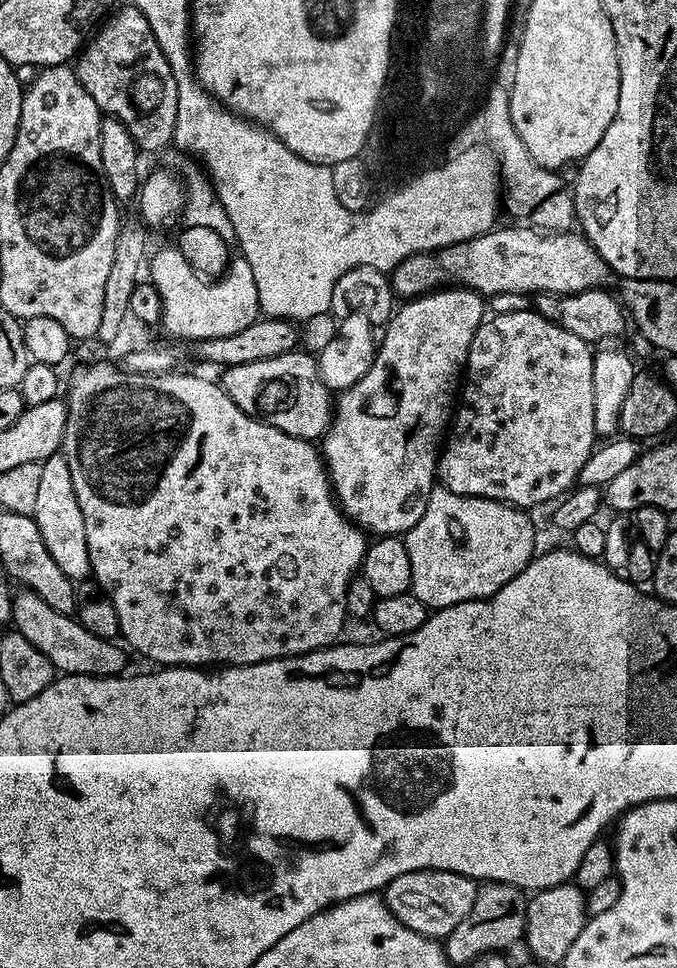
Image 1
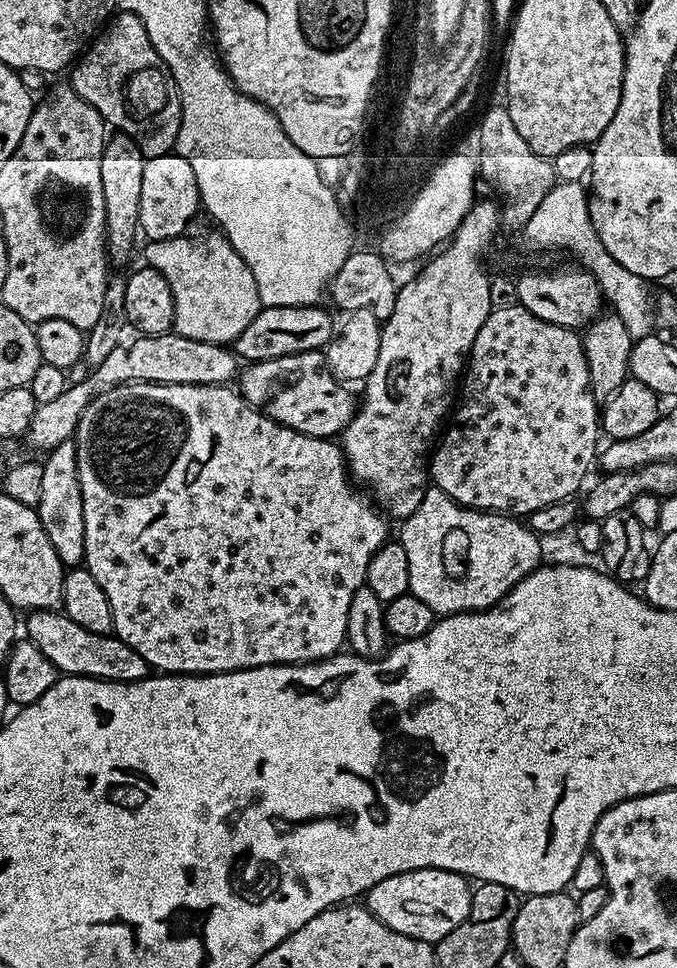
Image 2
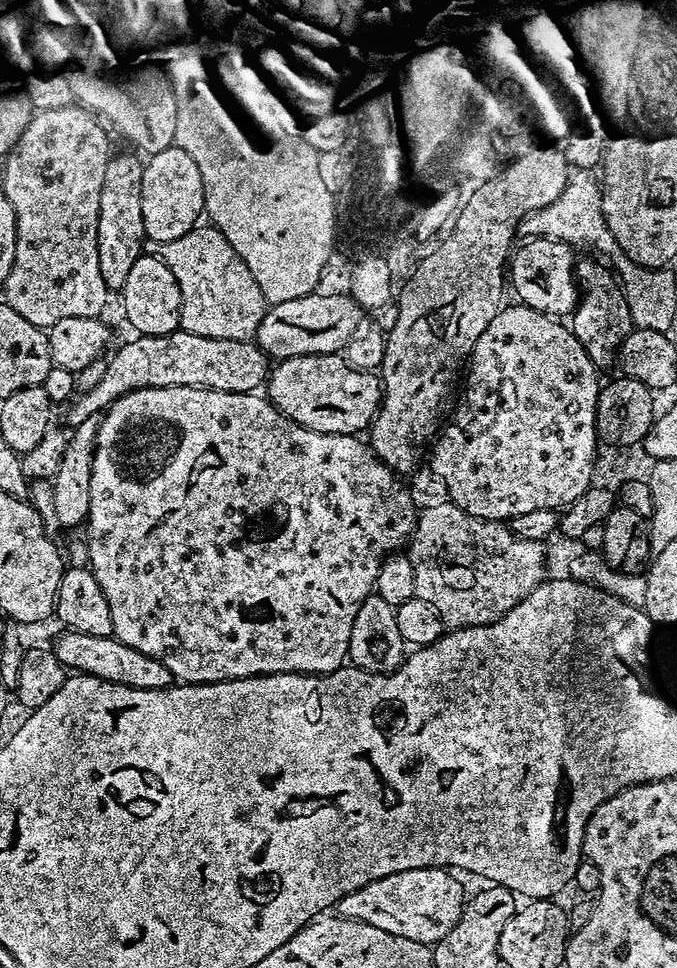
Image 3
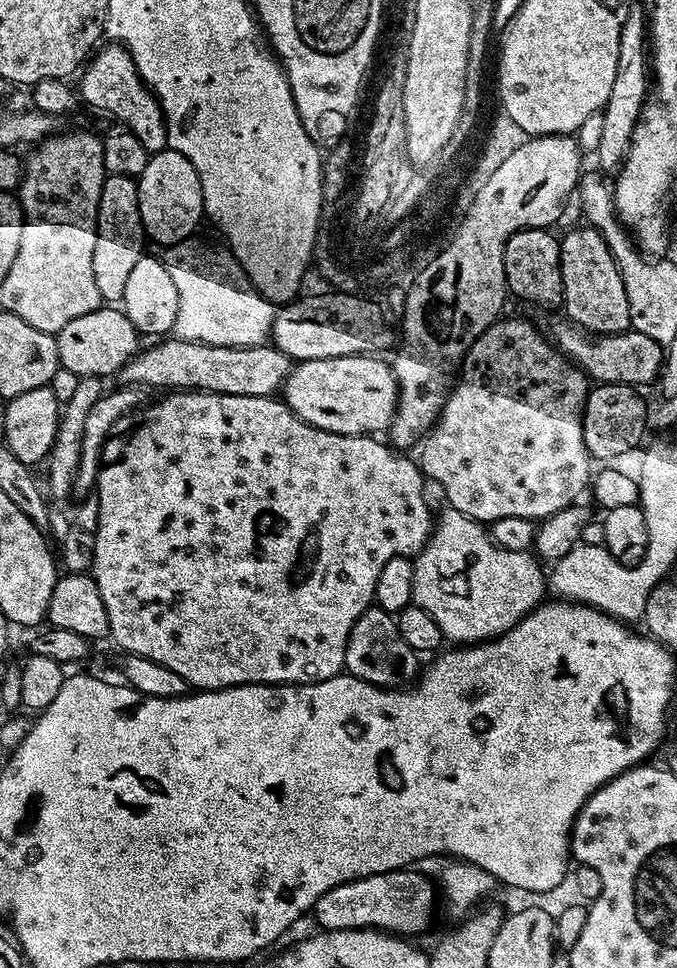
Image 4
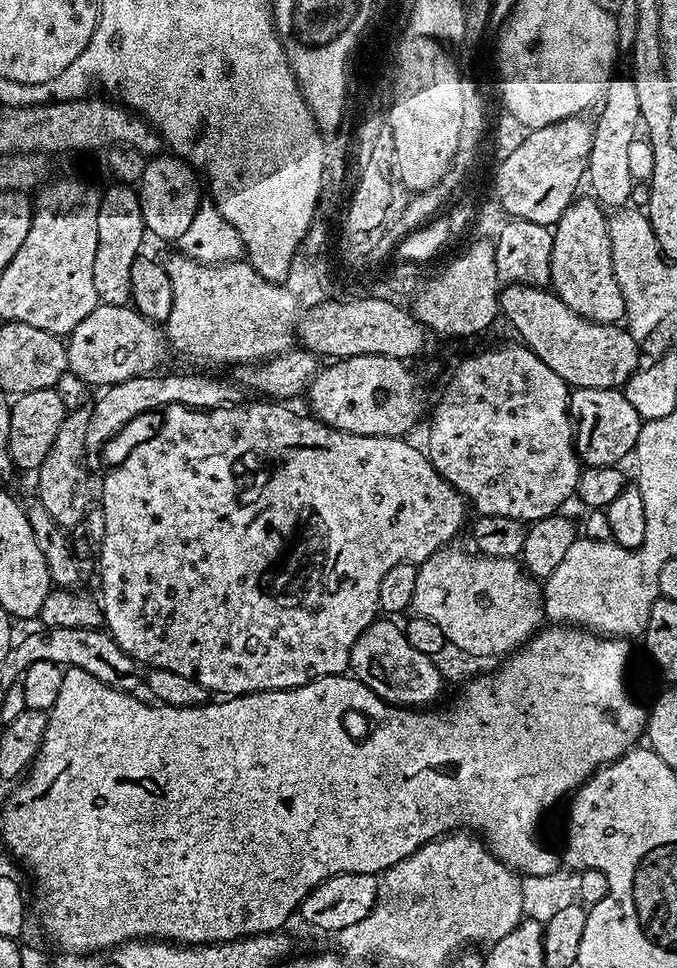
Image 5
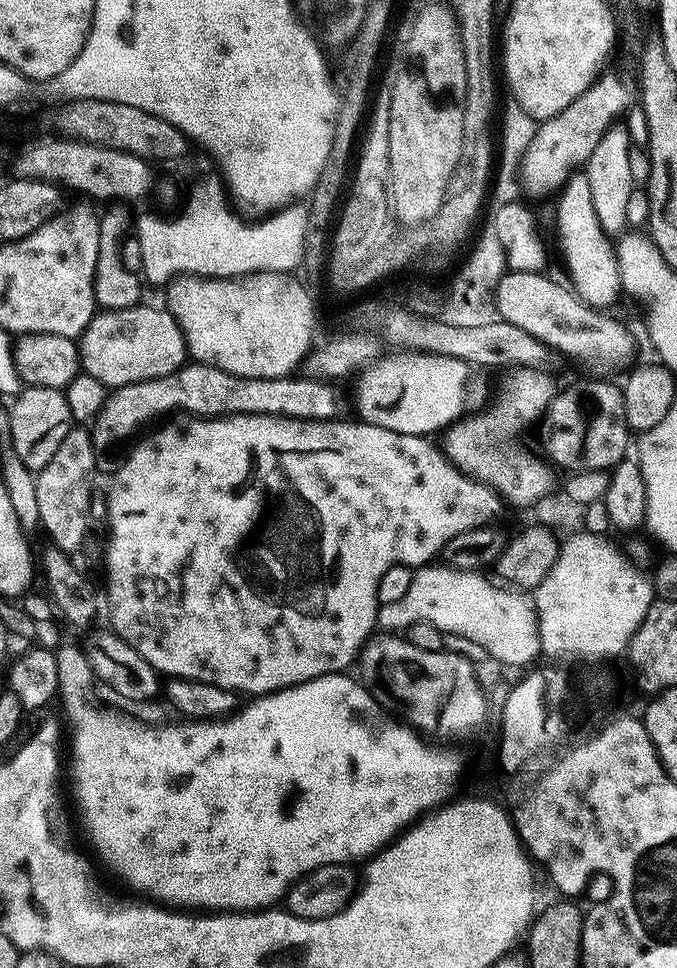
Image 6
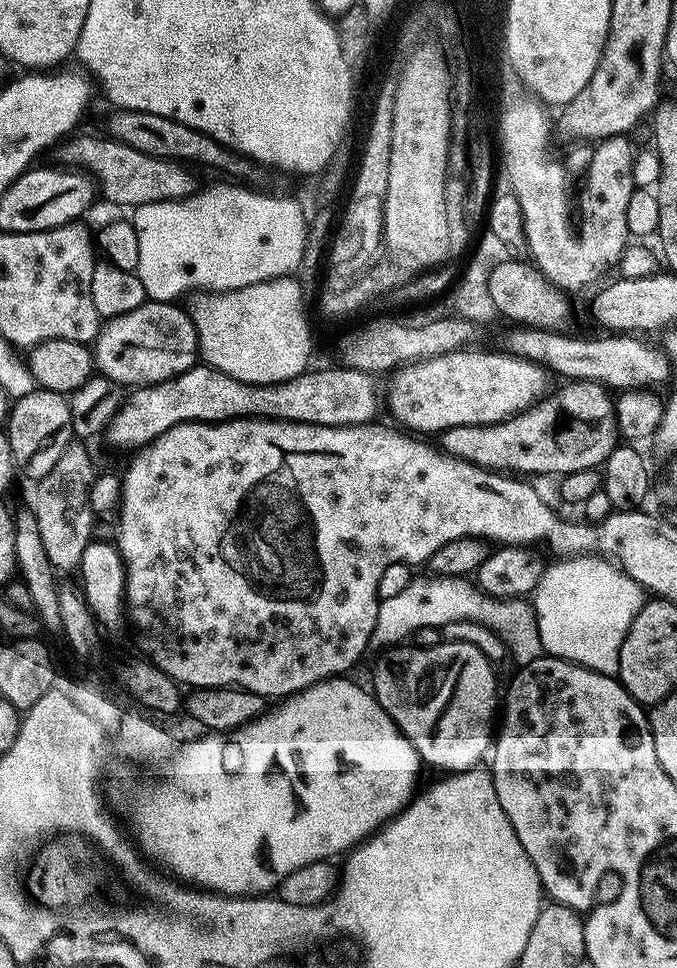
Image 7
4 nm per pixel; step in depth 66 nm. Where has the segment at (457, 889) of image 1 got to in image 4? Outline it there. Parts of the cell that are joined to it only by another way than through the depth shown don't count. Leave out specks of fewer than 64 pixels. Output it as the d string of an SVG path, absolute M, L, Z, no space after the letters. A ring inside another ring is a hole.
M416 870L383 872L326 890L314 909L319 927L330 932L343 928L374 928L389 934L405 934L410 938L415 932L426 931L436 912L438 888L422 873L412 871Z

